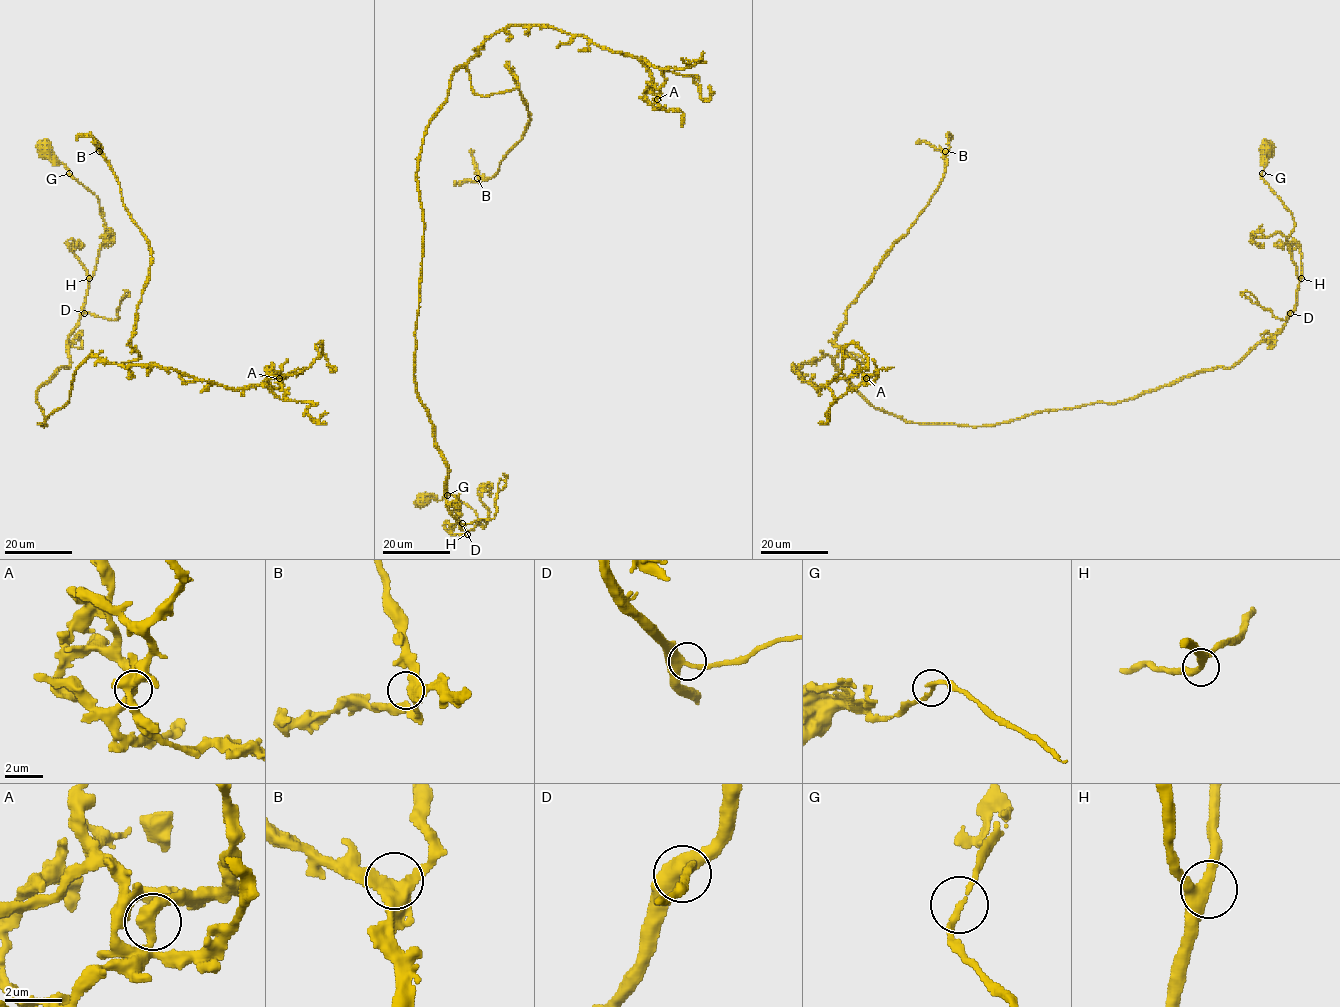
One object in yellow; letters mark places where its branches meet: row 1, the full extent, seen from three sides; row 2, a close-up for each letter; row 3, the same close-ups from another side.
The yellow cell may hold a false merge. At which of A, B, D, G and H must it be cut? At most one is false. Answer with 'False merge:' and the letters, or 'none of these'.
False merge: none of these

